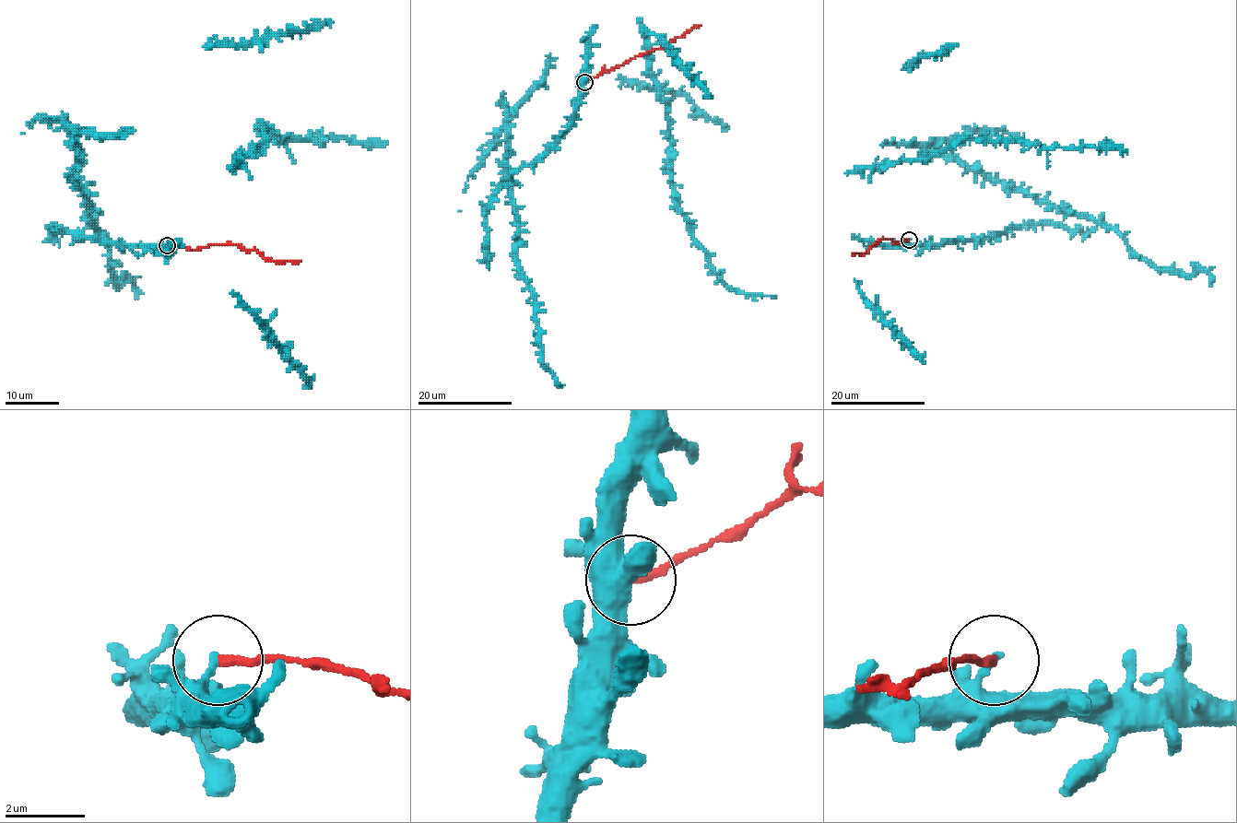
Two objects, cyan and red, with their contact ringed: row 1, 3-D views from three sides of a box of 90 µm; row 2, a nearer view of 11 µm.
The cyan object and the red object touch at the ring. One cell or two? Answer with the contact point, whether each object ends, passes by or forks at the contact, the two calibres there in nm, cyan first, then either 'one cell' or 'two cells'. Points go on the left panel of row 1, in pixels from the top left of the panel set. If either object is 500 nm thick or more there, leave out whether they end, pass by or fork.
place (167, 245); cyan ends; red ends; calibres 190 and 200 nm; two cells

